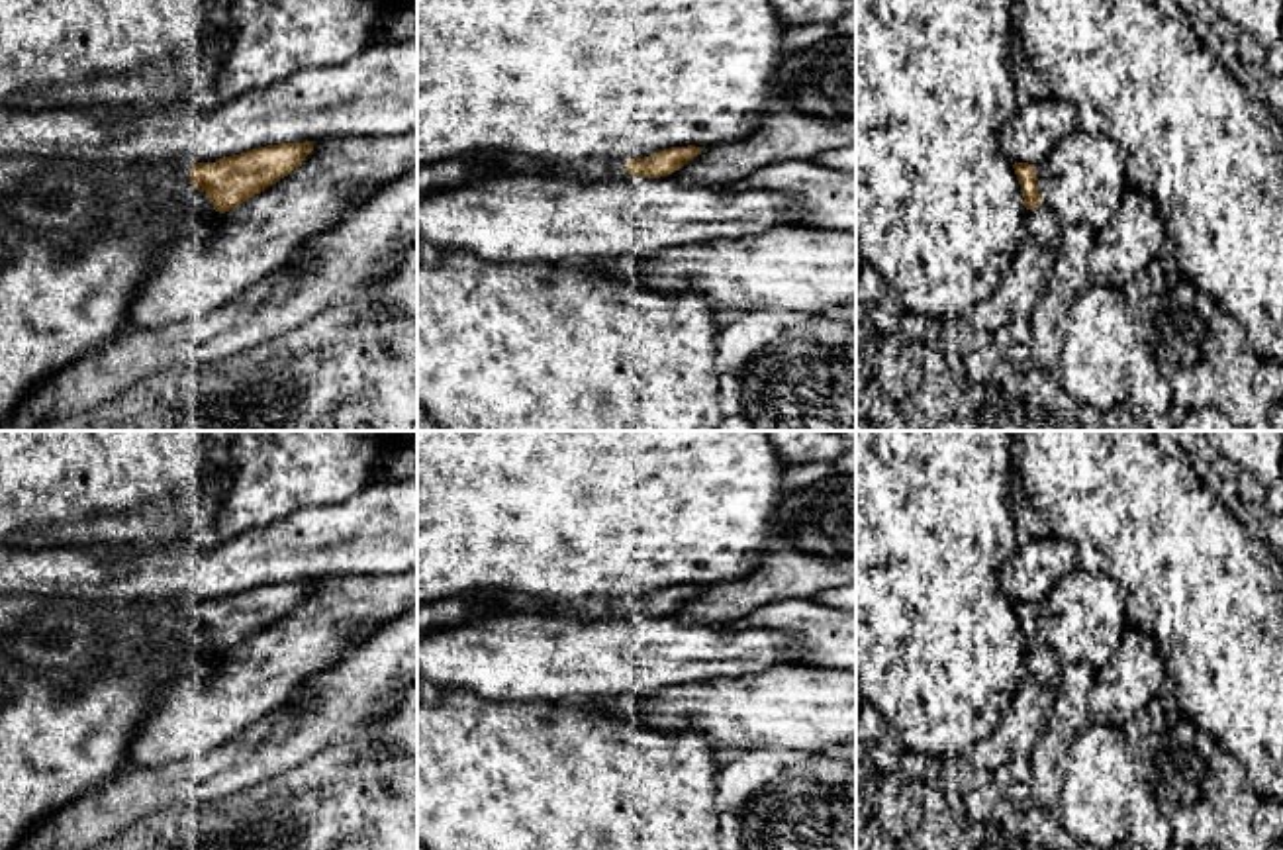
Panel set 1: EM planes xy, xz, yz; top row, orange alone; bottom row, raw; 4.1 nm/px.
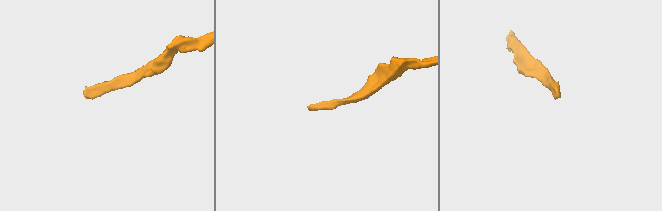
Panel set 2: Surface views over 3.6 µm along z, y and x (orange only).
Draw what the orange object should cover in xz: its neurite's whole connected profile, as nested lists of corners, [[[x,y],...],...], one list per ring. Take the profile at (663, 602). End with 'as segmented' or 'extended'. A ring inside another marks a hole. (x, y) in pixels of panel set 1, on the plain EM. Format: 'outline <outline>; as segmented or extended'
outline [[[670,586],[646,597],[627,601],[607,597],[552,599],[513,590],[482,588],[417,605],[417,635],[501,615],[558,617],[564,621],[619,621],[627,613],[660,617],[680,609],[705,586]]]; extended

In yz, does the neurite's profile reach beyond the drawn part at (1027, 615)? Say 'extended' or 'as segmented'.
as segmented

